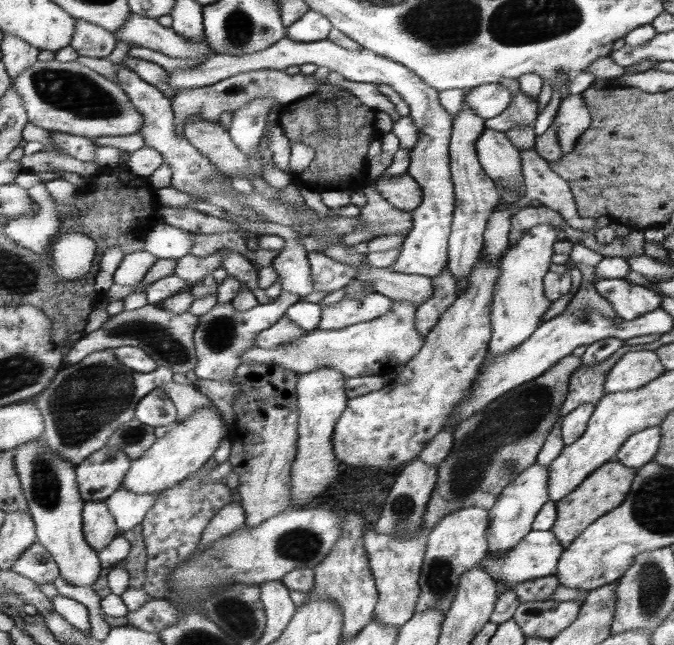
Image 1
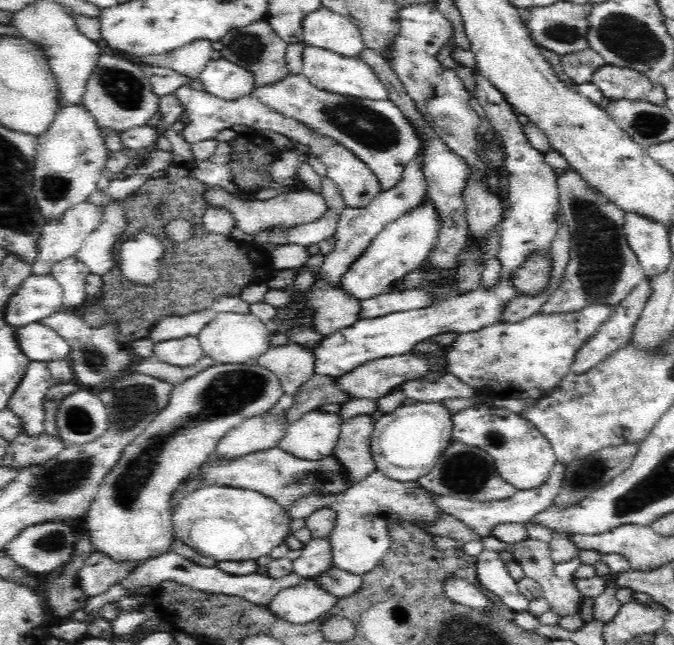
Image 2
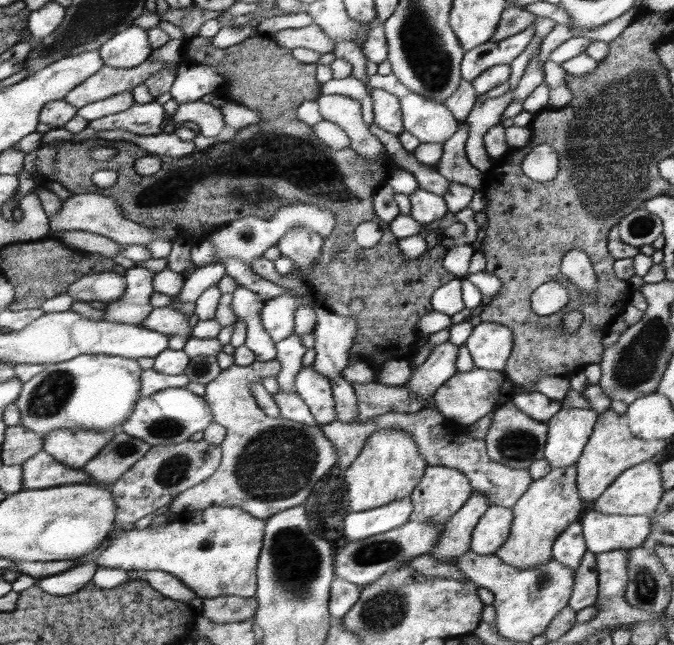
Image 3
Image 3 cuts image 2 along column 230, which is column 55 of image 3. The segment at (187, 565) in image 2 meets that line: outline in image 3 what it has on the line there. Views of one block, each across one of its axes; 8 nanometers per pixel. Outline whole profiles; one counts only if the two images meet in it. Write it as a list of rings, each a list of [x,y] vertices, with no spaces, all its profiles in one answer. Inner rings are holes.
[[[87,562],[87,564],[75,566],[63,573],[39,578],[37,585],[49,594],[67,597],[79,592],[85,585],[91,583],[98,568],[96,562]]]

